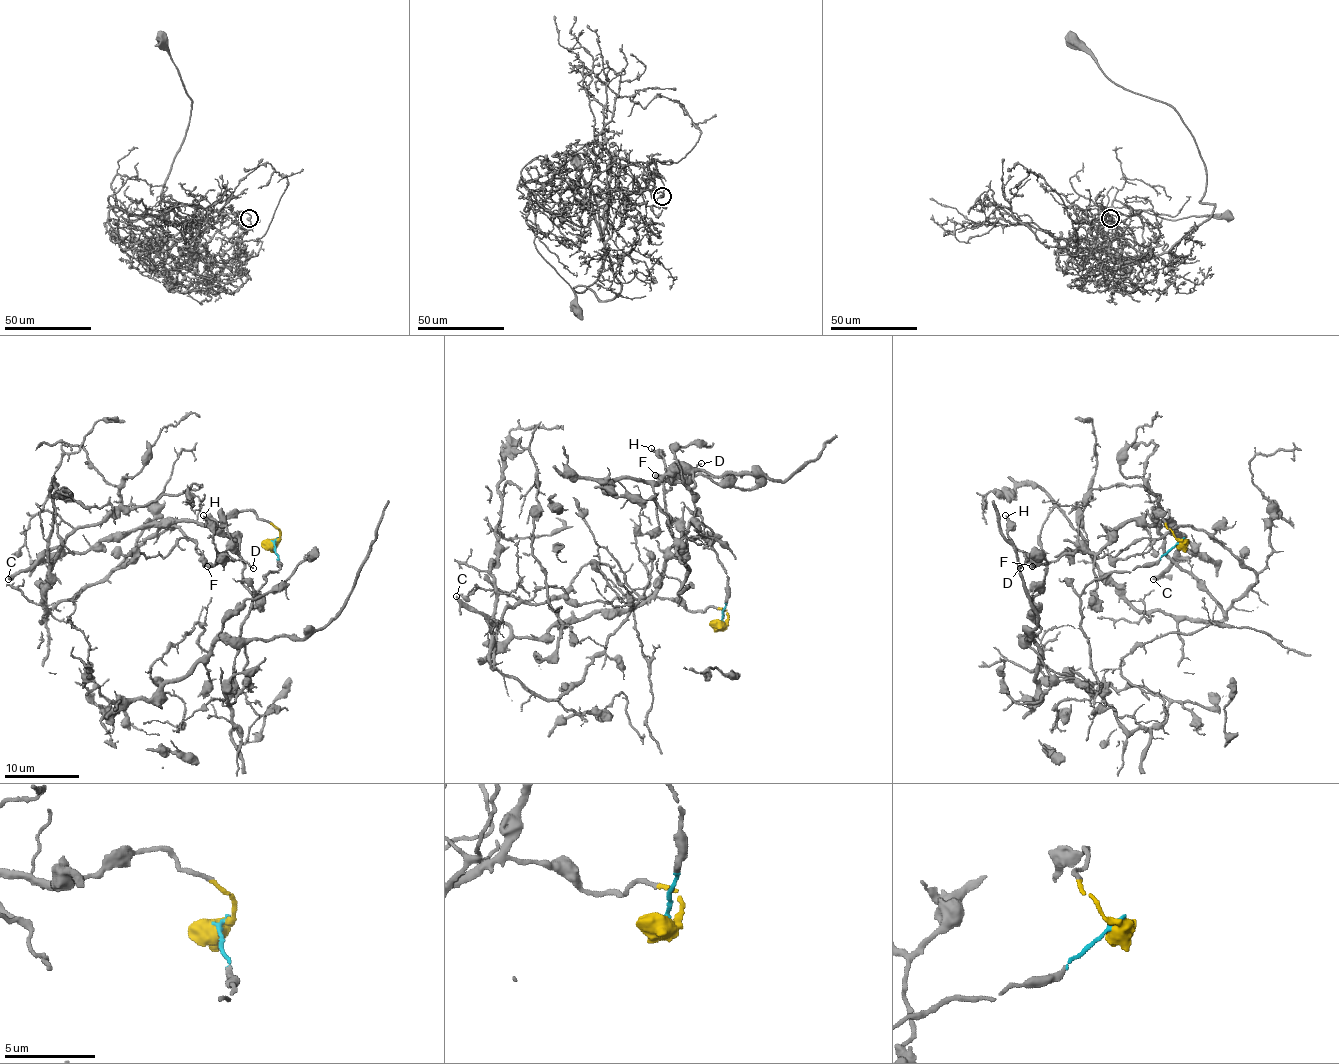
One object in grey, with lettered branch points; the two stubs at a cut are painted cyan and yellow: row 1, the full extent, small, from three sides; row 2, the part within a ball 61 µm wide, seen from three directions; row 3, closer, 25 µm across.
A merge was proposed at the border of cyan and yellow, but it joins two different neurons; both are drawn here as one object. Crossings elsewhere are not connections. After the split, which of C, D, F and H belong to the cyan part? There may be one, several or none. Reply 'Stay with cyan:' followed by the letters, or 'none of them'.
Stay with cyan: none of them

